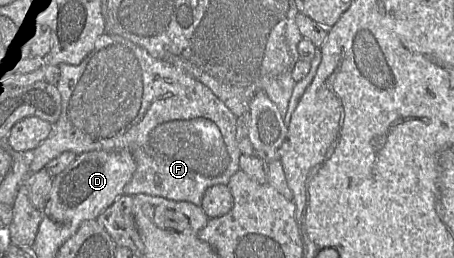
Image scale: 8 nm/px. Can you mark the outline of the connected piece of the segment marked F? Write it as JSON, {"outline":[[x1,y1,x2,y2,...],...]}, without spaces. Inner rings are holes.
{"outline":[[103,34,94,44,94,49,79,65,60,64,60,78,57,89,61,94,62,112,56,124,52,125,52,131,30,155,30,172,37,173,53,159,62,153,70,151,77,155,90,151,129,151,136,163,136,170,131,180,125,185,123,193,129,196,147,194,163,197,172,201,190,202,201,206,205,191,217,184,228,186,231,177,240,170,239,159,242,155,236,140,237,117,234,113,203,83,185,73,174,65,152,57,145,49,131,41,116,35]]}

